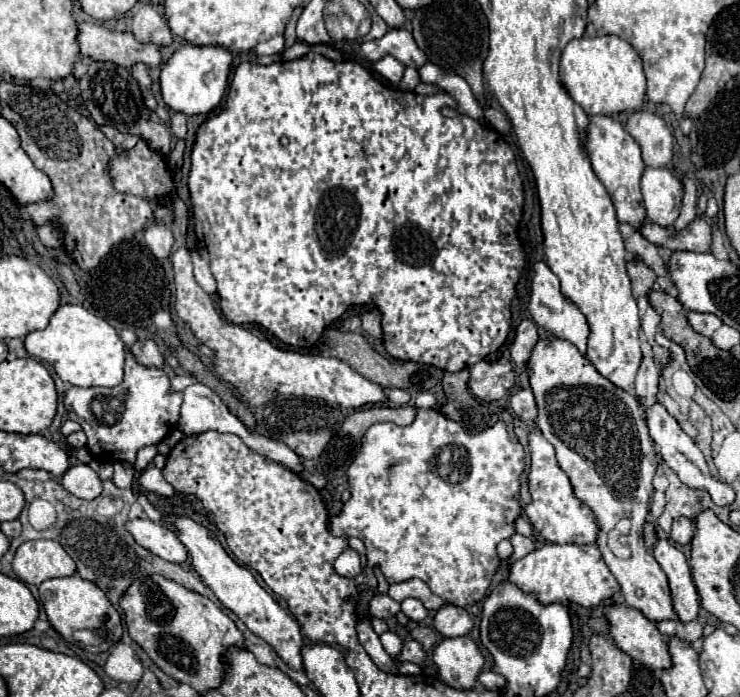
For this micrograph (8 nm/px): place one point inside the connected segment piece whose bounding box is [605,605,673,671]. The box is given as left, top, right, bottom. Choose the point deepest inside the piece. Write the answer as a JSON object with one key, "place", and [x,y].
{"place":[632,633]}

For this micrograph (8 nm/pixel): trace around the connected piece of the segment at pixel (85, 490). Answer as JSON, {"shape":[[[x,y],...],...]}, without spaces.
{"shape":[[[77,463],[73,467],[69,467],[63,475],[63,483],[61,483],[71,495],[79,497],[79,499],[97,499],[101,495],[101,479],[99,475],[85,463]]]}

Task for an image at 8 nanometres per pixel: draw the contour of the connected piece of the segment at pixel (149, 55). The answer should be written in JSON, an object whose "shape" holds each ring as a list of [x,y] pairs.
{"shape":[[[79,23],[79,45],[85,57],[93,61],[111,61],[121,67],[133,67],[135,63],[145,63],[151,67],[161,67],[163,53],[155,43],[139,43],[131,33],[109,31],[93,23]]]}

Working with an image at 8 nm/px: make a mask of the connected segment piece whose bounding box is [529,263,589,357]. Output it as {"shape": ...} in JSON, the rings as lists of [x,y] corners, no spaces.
{"shape":[[[535,263],[533,271],[535,271],[535,275],[533,275],[533,283],[531,283],[531,301],[529,301],[529,313],[531,313],[533,321],[539,327],[543,327],[549,335],[573,343],[579,349],[579,353],[585,357],[585,353],[587,353],[587,337],[589,337],[589,323],[587,323],[585,315],[581,313],[581,309],[577,305],[573,305],[561,293],[557,275],[545,263]]]}

